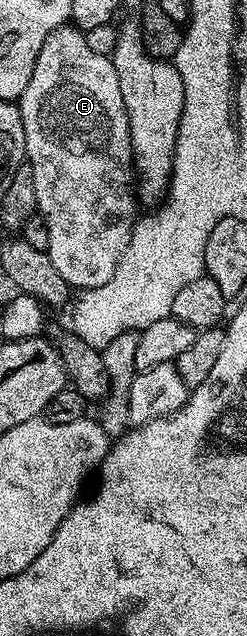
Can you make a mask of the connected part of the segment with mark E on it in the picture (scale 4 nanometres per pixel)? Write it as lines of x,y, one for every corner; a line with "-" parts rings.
71,24
62,25
54,30
42,43
42,51
38,51
38,59
34,63
34,75
30,75
30,83
26,83
26,91
18,98
20,114
22,115
22,127
26,131
26,143
24,151
27,164
31,165
34,171
34,191
36,192
36,208
39,216
44,218
50,243
46,252
58,267
58,275
66,279
66,283
76,291
81,289
93,289
102,287
110,275
114,275
114,267
118,267
118,259
122,259
122,251
126,251
126,243
130,243
132,228
138,220
138,193
134,188
134,162
132,160
132,140
130,139
130,123
126,103
122,103
122,87
118,87
118,71
114,71
114,63
111,56
106,53
99,53
90,48
86,43
84,33
73,27

